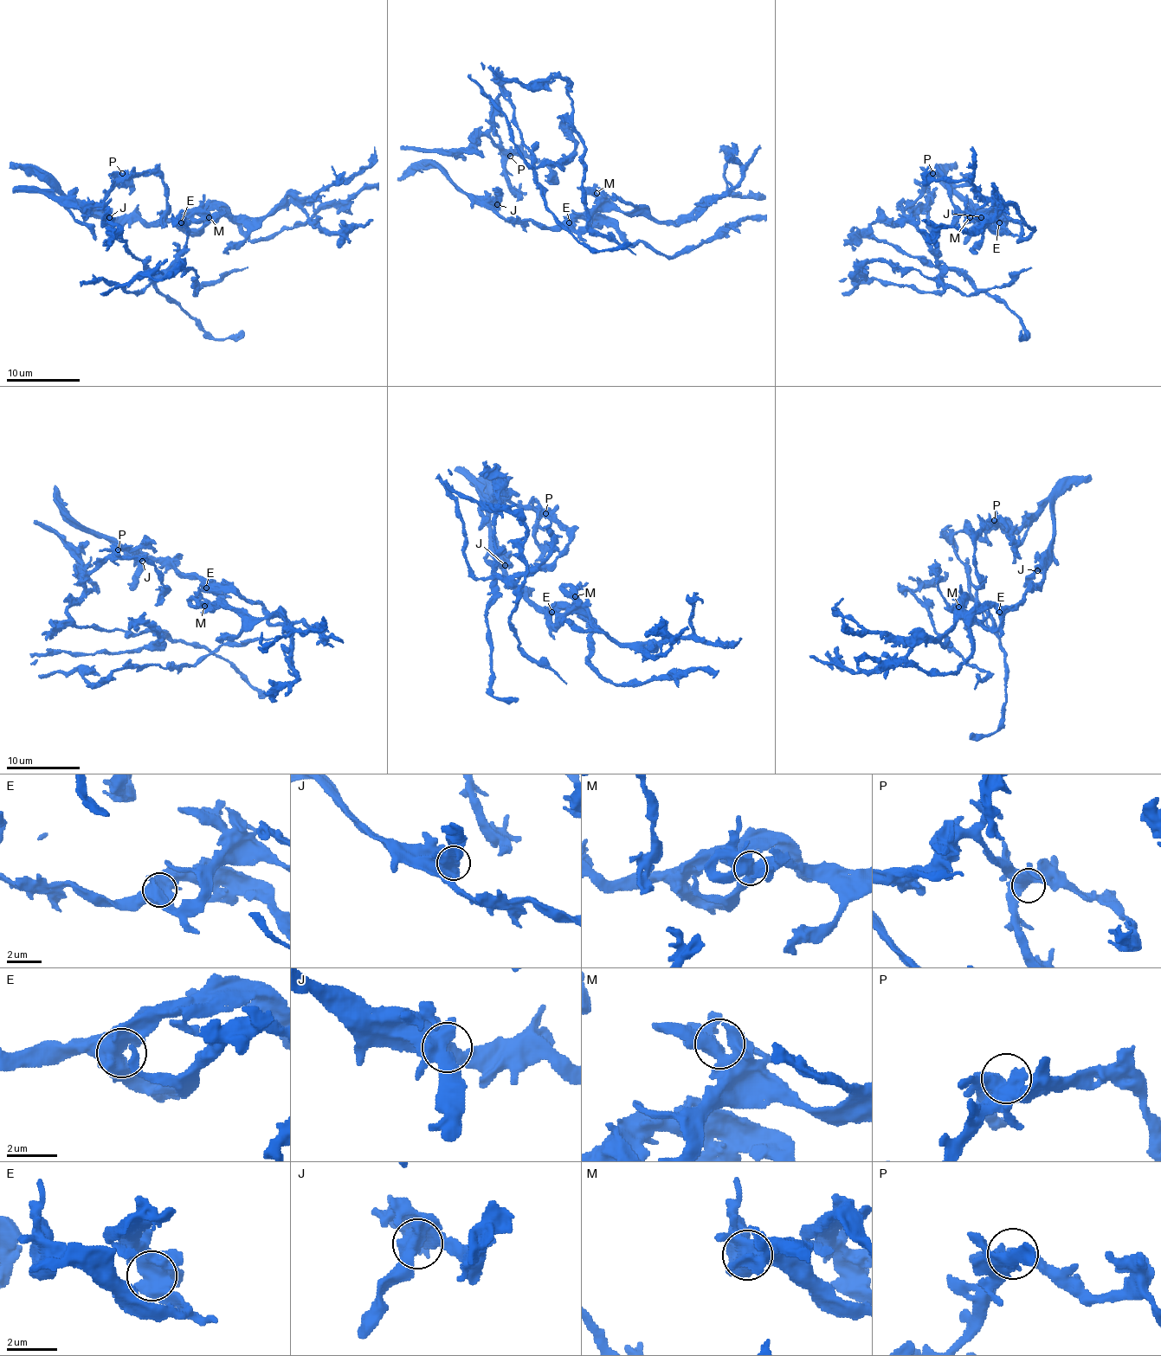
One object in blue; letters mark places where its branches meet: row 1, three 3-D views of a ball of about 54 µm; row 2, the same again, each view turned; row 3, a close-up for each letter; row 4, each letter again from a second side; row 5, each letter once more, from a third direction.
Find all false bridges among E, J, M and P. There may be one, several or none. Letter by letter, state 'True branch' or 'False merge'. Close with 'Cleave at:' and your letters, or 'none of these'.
E: True branch
J: True branch
M: True branch
P: True branch
Cleave at: none of these

